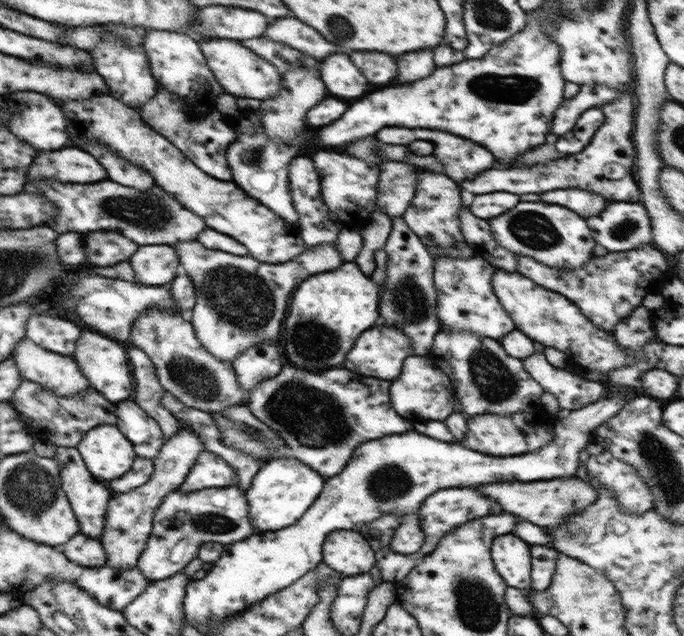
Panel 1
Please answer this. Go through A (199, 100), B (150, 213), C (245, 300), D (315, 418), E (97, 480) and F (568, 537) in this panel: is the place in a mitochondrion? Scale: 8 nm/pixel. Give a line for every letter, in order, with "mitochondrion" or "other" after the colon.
A: mitochondrion
B: mitochondrion
C: mitochondrion
D: mitochondrion
E: other
F: mitochondrion

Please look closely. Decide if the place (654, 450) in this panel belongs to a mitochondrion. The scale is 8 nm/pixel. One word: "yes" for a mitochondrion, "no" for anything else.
yes

